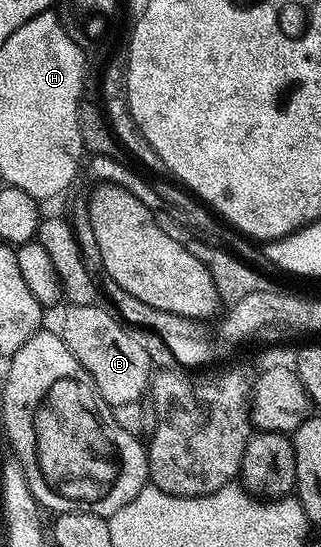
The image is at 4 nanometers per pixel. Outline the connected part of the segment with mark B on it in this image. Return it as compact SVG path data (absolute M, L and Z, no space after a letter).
M65 303L63 307L49 307L46 312L47 327L55 336L62 338L62 342L66 342L70 354L74 354L74 358L78 358L86 374L94 378L107 404L117 408L126 406L126 402L144 400L154 375L150 355L146 354L146 349L141 347L141 343L137 343L129 325L107 307L100 307L99 303Z

